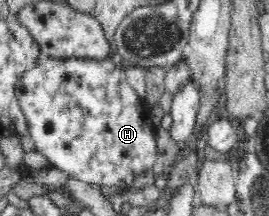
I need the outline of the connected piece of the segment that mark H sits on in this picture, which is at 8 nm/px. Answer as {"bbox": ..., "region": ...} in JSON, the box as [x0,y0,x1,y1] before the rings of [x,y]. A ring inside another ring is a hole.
{"bbox":[16,56,158,188],"region":[[[41,56],[38,65],[30,71],[26,71],[22,75],[16,85],[16,94],[21,110],[24,112],[27,121],[27,128],[31,138],[34,140],[35,150],[40,154],[43,154],[49,161],[51,166],[55,166],[60,171],[65,171],[68,176],[72,176],[74,179],[80,179],[80,181],[86,181],[86,183],[92,185],[108,185],[110,187],[126,187],[130,188],[132,181],[143,174],[148,169],[154,169],[154,165],[158,158],[158,144],[156,144],[156,126],[152,123],[151,107],[148,102],[140,99],[134,88],[126,82],[124,77],[124,67],[116,67],[111,62],[110,57],[107,59],[64,59],[64,58],[52,58]]]}

